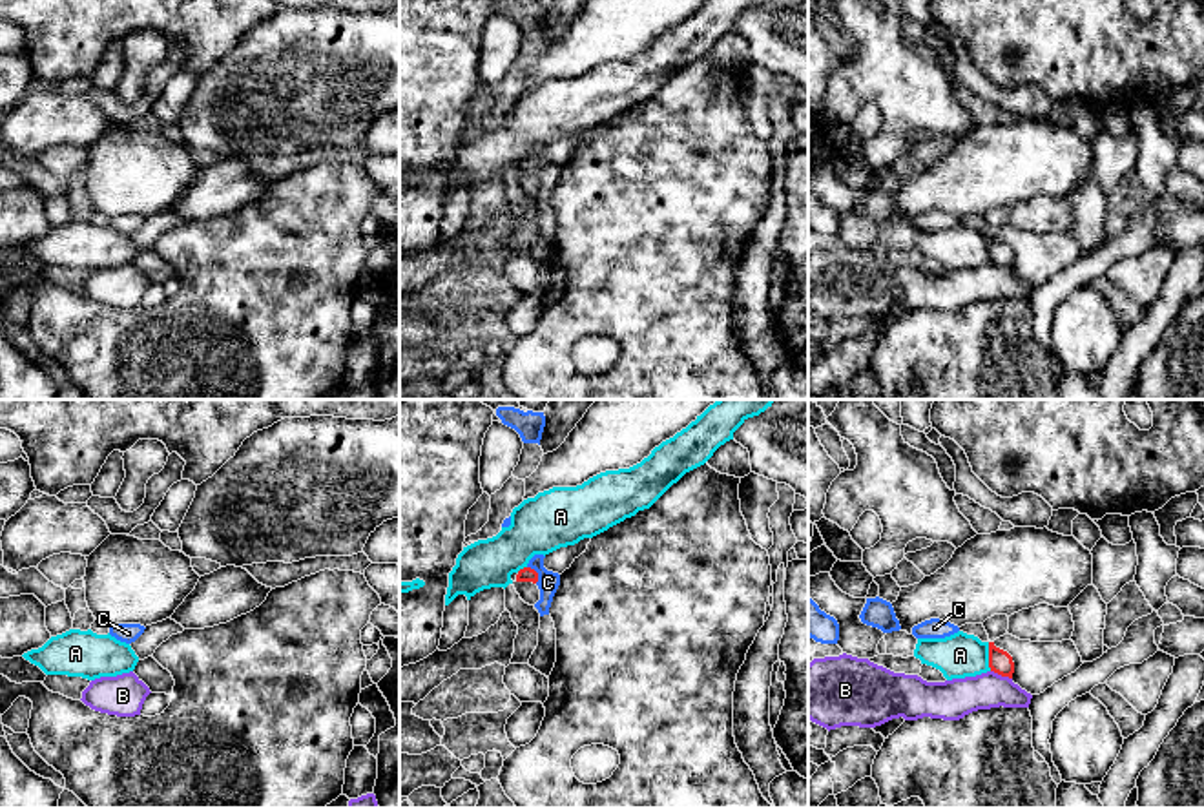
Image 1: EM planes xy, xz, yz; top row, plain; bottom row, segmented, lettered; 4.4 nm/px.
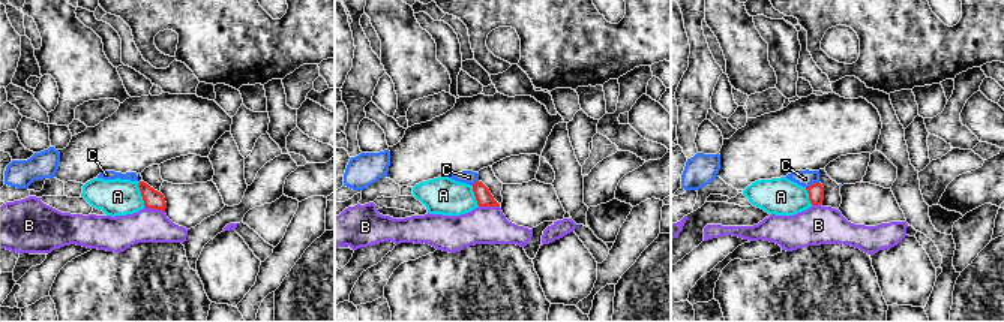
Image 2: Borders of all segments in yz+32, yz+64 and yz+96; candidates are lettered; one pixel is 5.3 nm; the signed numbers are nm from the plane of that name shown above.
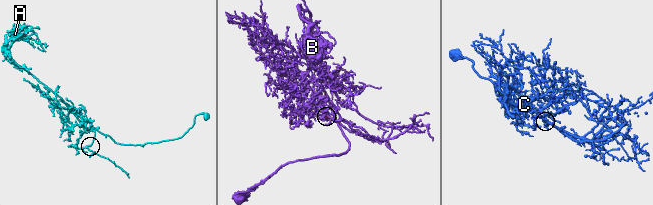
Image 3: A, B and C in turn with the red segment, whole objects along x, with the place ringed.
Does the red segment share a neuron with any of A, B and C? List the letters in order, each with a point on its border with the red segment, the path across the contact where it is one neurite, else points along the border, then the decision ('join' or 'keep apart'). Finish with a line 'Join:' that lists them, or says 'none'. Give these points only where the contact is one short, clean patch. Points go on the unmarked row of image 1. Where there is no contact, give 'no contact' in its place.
A: contact yz (989, 248); keep apart
B: contact yz (1002, 267); border yz (991, 261), (1011, 270); keep apart
C: contact xz (537, 165); border xz (528, 157), (537, 165), (537, 174); keep apart
Join: none

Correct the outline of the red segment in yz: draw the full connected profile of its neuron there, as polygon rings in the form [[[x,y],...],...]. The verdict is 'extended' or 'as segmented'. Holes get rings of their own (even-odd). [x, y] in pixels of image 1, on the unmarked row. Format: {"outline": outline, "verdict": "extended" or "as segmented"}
{"outline": [[[989,233],[989,259],[991,263],[1002,268],[1012,270],[1014,264],[1012,248],[1007,243],[996,239],[994,233]]], "verdict": "as segmented"}

